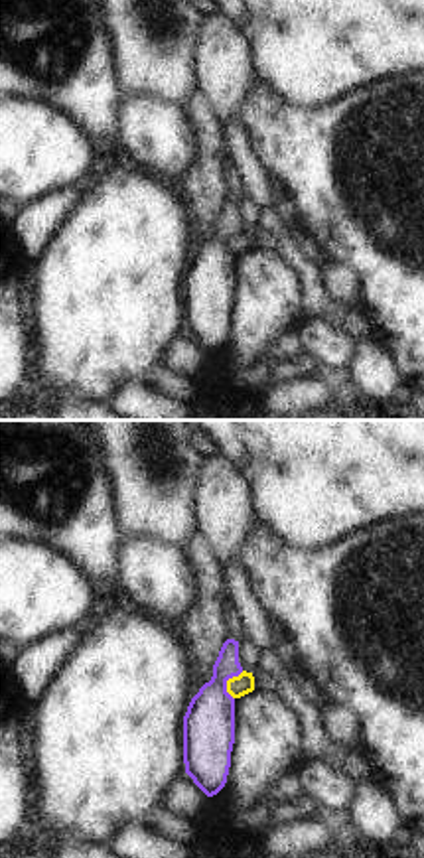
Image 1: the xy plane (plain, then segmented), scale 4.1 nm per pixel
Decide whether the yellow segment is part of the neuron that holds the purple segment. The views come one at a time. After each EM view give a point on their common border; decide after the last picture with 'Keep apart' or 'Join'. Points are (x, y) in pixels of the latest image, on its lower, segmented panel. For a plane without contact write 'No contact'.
Touches purple at (225, 683).

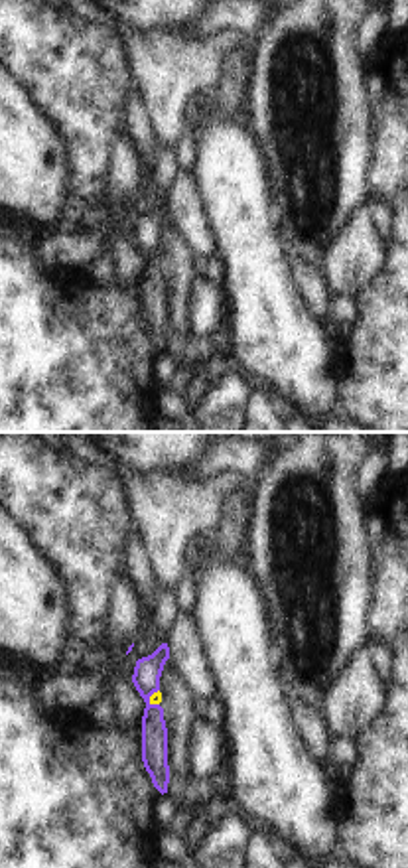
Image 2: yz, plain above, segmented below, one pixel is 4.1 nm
Touches purple at (150, 695).

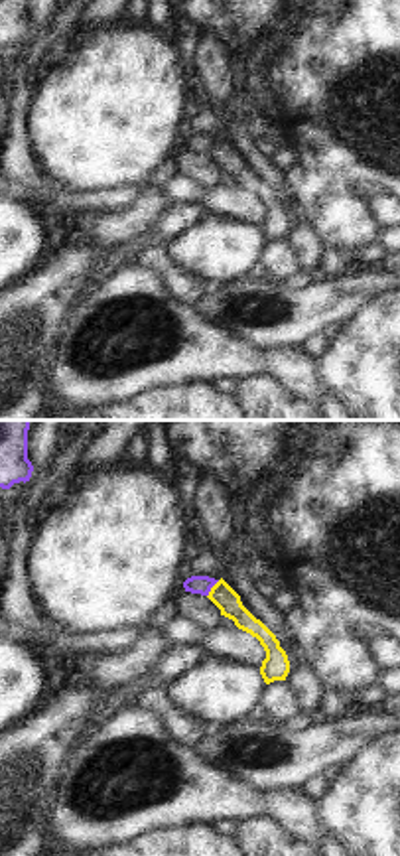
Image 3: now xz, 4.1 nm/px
Touches purple at (211, 586).

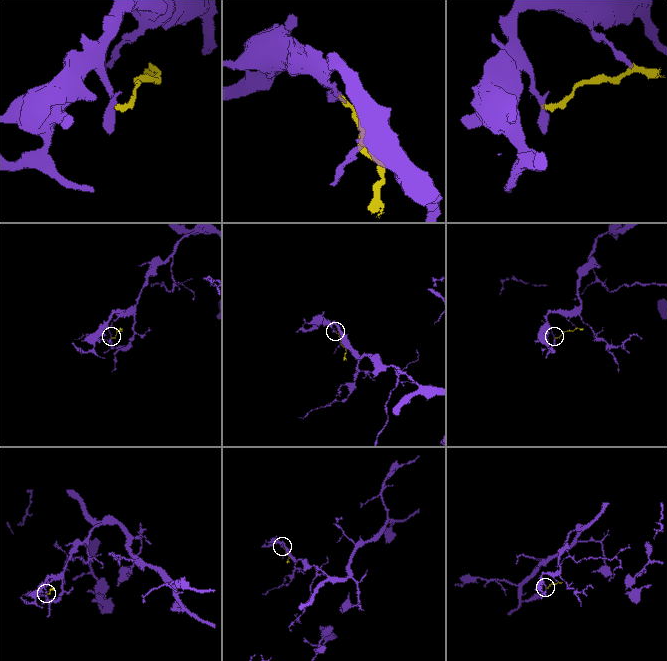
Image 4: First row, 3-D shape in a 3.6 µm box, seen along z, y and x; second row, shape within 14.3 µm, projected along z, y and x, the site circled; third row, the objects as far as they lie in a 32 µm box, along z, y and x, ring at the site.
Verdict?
Keep apart.

